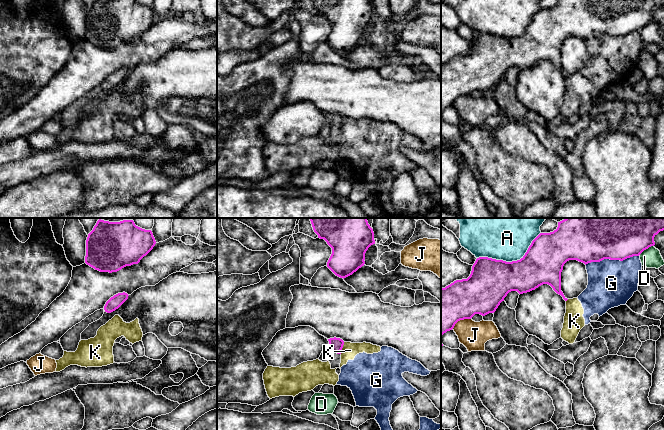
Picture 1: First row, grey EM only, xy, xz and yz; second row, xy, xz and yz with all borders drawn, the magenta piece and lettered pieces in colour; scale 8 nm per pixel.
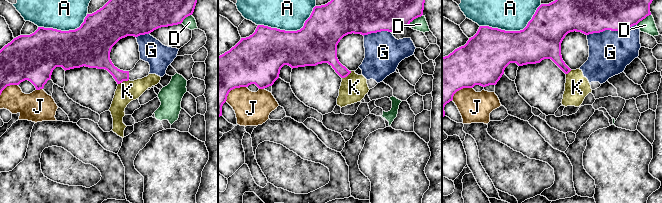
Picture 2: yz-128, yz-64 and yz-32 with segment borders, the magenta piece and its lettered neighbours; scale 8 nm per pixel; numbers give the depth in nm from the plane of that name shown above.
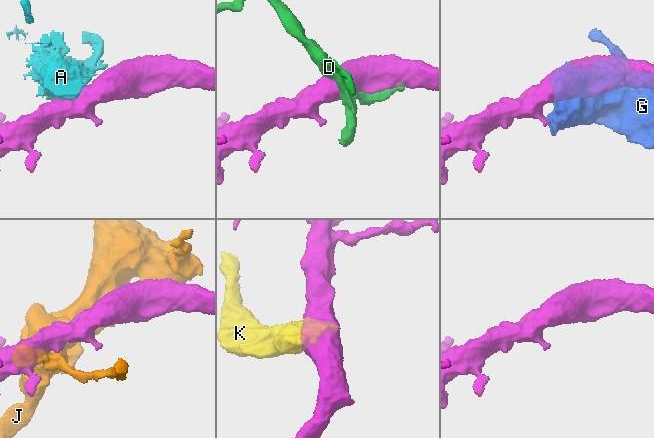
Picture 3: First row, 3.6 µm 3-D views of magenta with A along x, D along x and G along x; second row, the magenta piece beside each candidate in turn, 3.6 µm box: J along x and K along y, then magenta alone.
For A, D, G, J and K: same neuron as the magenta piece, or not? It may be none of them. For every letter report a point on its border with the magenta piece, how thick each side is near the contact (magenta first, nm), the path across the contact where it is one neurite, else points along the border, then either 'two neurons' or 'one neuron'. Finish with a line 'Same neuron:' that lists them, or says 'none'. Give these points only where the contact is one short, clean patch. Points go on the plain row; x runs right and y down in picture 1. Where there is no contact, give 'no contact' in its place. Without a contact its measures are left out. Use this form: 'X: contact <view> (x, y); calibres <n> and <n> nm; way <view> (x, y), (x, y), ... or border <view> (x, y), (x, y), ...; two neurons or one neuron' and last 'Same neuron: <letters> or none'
A: contact yz (512, 37); calibres 340 and 300 nm; two neurons
D: contact yz (645, 25); calibres 280 and 160 nm; two neurons
G: contact yz (611, 35); calibres 320 and 380 nm; two neurons
J: contact yz (460, 95); calibres 340 and 220 nm; two neurons
K: contact xz (341, 124); calibres 110 and 120 nm; border xz (344, 118), (340, 129); two neurons
Same neuron: none

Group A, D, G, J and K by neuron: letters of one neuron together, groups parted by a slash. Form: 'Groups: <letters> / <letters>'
Groups: A / D / G K / J

